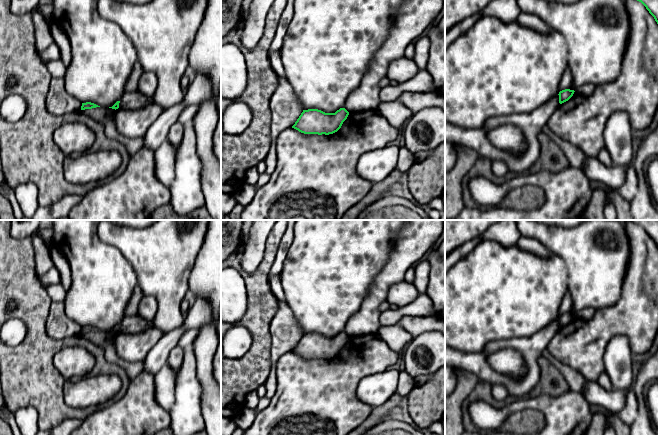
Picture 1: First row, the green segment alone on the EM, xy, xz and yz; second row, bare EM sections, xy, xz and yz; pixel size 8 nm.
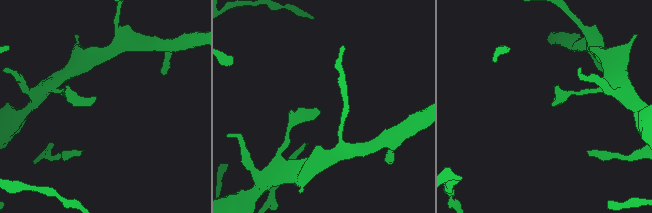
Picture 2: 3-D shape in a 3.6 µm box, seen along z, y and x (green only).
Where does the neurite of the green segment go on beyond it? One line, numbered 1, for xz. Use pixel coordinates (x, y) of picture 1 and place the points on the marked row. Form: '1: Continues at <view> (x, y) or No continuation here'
1: No continuation here

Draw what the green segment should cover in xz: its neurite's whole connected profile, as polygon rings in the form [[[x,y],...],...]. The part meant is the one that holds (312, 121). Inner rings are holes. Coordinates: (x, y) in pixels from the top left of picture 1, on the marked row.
[[[345,108],[335,113],[325,113],[318,109],[303,110],[292,128],[304,134],[329,135],[341,128],[348,115]]]

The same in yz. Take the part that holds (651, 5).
[[[637,0],[641,2],[658,24],[658,0]]]

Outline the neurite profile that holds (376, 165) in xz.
[[[399,144],[386,146],[362,154],[357,162],[357,173],[371,183],[381,182],[397,168]]]

